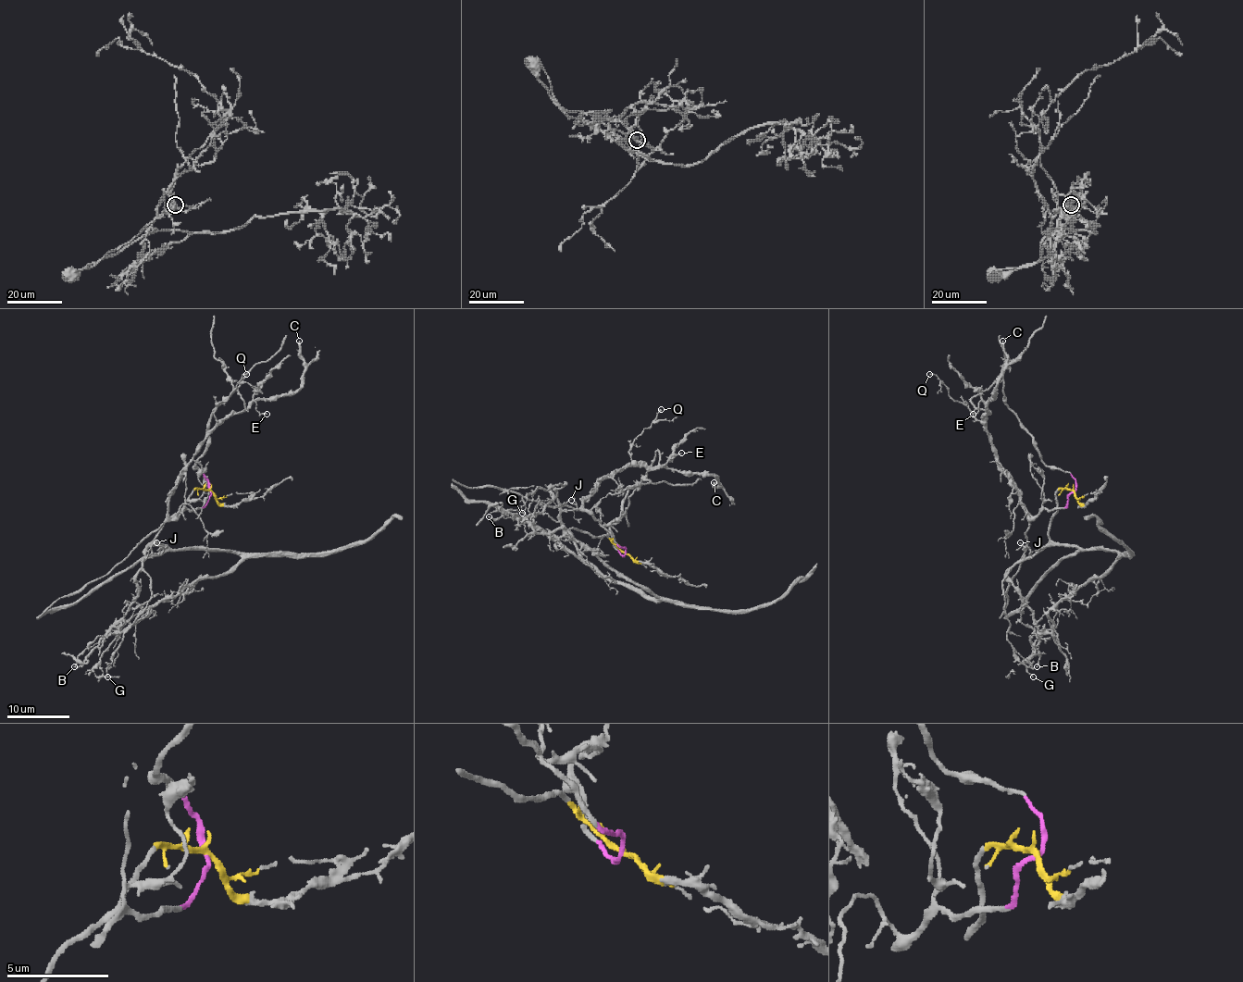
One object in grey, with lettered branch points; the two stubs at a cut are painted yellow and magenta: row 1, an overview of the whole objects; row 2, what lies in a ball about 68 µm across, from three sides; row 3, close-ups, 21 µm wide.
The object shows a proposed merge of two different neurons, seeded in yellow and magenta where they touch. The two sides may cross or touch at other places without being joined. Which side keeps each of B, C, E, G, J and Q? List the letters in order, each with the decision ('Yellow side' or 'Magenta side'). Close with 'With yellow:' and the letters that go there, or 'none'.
B: Yellow side
C: Magenta side
E: Magenta side
G: Yellow side
J: Yellow side
Q: Magenta side
With yellow: B, G, J

